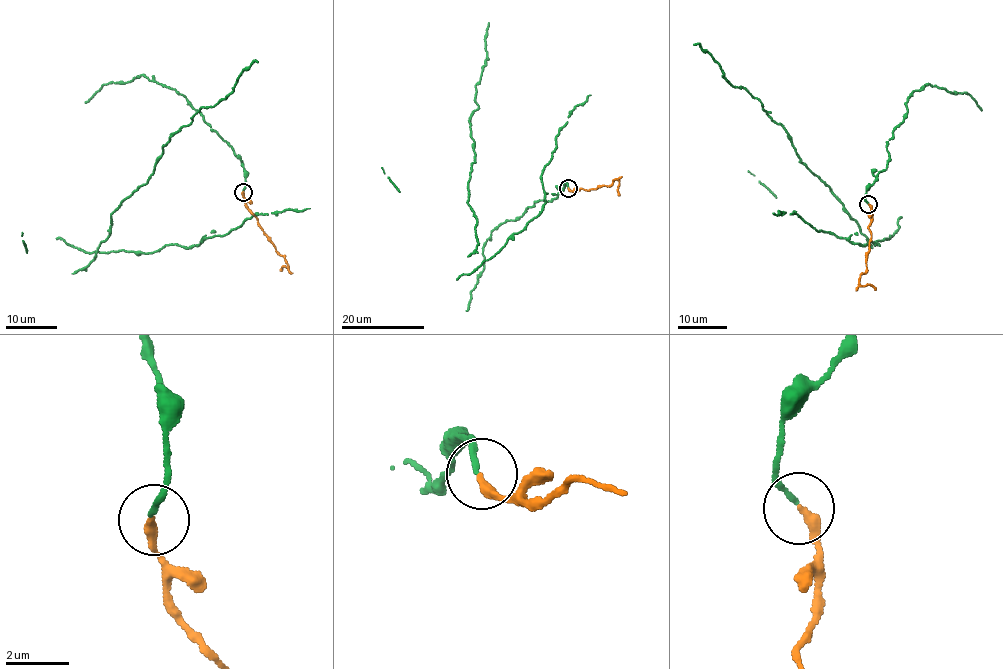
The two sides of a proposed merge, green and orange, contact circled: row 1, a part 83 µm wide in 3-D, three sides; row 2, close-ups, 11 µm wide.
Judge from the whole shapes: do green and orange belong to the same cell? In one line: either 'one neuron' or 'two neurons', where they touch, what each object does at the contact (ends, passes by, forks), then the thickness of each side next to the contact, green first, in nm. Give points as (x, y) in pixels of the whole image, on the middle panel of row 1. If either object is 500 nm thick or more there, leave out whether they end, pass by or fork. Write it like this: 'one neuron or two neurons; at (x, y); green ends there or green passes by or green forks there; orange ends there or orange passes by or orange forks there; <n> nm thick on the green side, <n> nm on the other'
one neuron; at (568, 188); green ends there; orange ends there; 160 nm thick on the green side, 320 nm on the other

